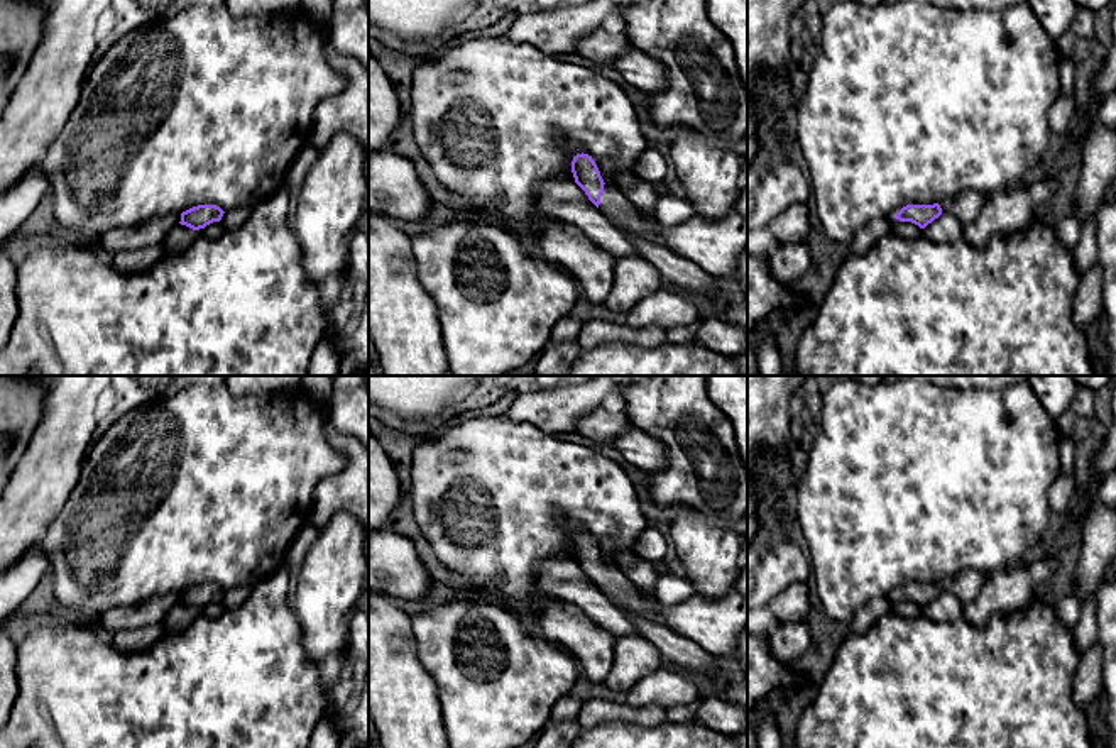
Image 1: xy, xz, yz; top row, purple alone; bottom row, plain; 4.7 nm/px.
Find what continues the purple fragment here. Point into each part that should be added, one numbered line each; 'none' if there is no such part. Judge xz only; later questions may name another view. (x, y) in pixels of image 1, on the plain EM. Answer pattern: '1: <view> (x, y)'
1: xz (614, 584)

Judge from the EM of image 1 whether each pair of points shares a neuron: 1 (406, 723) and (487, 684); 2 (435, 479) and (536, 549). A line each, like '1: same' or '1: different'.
1: different
2: same

